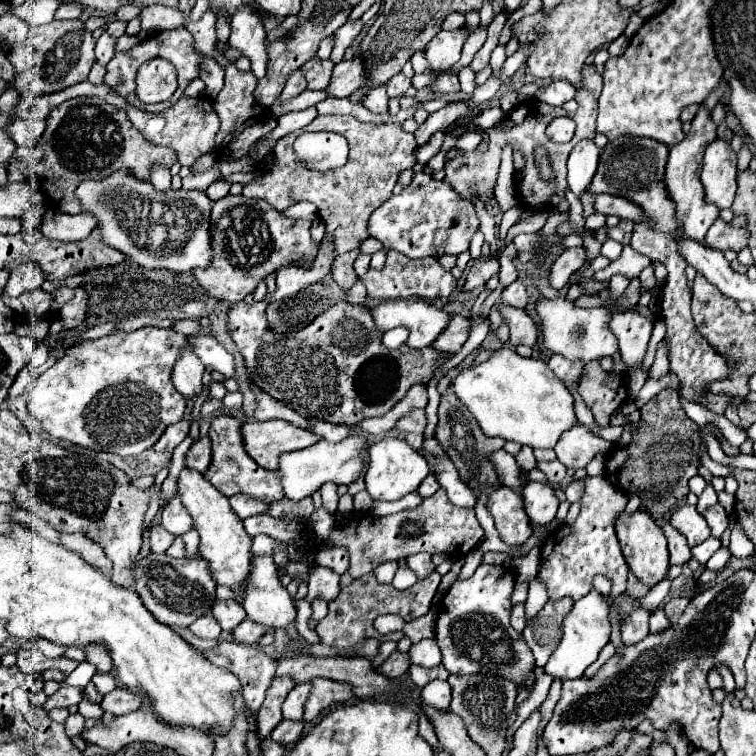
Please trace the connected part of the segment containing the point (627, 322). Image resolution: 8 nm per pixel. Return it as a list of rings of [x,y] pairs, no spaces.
[[[626,311],[612,315],[610,329],[618,337],[620,355],[626,365],[638,365],[644,359],[654,321],[638,311]]]

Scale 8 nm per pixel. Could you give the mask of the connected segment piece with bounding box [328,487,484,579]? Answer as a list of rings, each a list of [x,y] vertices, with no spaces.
[[[440,487],[432,497],[424,499],[424,503],[414,511],[400,511],[388,517],[374,517],[368,511],[358,513],[354,511],[348,515],[340,525],[336,525],[330,533],[330,545],[342,545],[350,553],[350,575],[362,577],[374,571],[380,563],[386,561],[400,561],[414,553],[462,553],[466,555],[472,551],[484,535],[474,509],[462,509],[450,503],[446,491]]]

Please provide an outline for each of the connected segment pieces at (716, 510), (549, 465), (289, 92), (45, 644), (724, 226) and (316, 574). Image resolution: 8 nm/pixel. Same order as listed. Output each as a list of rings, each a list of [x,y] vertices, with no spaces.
[[[716,503],[714,507],[708,507],[706,513],[702,513],[704,519],[708,521],[708,527],[712,531],[714,537],[722,537],[722,533],[726,531],[728,527],[728,515],[724,511],[724,507],[720,503]]]
[[[558,459],[554,461],[538,461],[538,469],[546,473],[548,481],[554,485],[554,483],[572,483],[576,481],[574,477],[568,477],[566,475],[566,467],[562,467],[562,463]]]
[[[296,69],[296,71],[286,79],[286,87],[284,87],[282,95],[280,95],[280,101],[300,95],[304,89],[306,89],[306,75],[304,75],[302,69]]]
[[[34,639],[36,647],[46,655],[46,657],[62,657],[66,653],[66,647],[62,645],[56,645],[56,643],[50,643],[48,639]]]
[[[720,217],[712,223],[712,227],[708,229],[706,237],[704,237],[704,245],[710,249],[734,249],[740,251],[748,245],[748,235],[744,227],[728,227],[728,223],[724,223]]]
[[[312,567],[310,569],[310,591],[308,591],[308,603],[316,601],[316,599],[324,599],[324,601],[334,601],[340,595],[340,575],[334,573],[332,569],[326,567]]]

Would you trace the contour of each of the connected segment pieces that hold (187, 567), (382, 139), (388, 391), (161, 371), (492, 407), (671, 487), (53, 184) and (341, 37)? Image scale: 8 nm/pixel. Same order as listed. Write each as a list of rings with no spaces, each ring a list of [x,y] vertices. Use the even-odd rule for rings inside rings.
[[[150,553],[138,561],[134,573],[138,575],[136,593],[140,595],[146,609],[164,625],[188,627],[198,617],[210,613],[212,605],[216,603],[216,579],[212,577],[208,561],[202,557],[172,559],[164,553]]]
[[[318,115],[310,125],[304,129],[290,133],[288,137],[280,139],[274,147],[274,159],[266,165],[260,165],[254,171],[254,181],[244,185],[244,197],[258,197],[266,199],[278,211],[284,211],[300,201],[310,201],[318,207],[320,219],[326,223],[326,233],[334,235],[336,255],[344,255],[360,247],[364,239],[370,237],[368,233],[368,217],[370,213],[392,195],[396,185],[398,173],[404,169],[412,169],[416,163],[414,151],[418,149],[416,139],[412,133],[406,133],[400,123],[396,125],[368,125],[360,123],[350,115]],[[304,131],[334,131],[348,139],[350,143],[350,157],[344,167],[330,169],[330,171],[314,171],[306,169],[302,163],[294,159],[294,139],[298,133]]]
[[[244,301],[234,303],[228,309],[228,333],[236,343],[238,351],[244,355],[246,369],[250,371],[254,383],[274,399],[298,411],[300,415],[312,417],[316,421],[328,421],[334,425],[354,425],[366,417],[382,417],[400,399],[404,399],[404,395],[412,385],[428,383],[434,371],[442,365],[444,357],[448,359],[452,357],[452,353],[444,353],[434,347],[424,347],[424,349],[412,349],[408,345],[400,345],[398,349],[384,347],[382,333],[376,329],[374,319],[366,307],[336,303],[324,313],[320,313],[306,329],[288,337],[268,331],[264,309],[266,309],[264,301],[252,305],[246,305]]]
[[[142,327],[132,333],[112,333],[74,345],[66,349],[62,359],[40,375],[32,389],[28,411],[40,421],[42,429],[52,439],[64,439],[92,451],[110,451],[120,457],[138,455],[150,449],[170,423],[184,417],[186,399],[174,389],[170,373],[180,359],[186,341],[188,337],[176,333],[174,329]]]
[[[502,347],[486,361],[460,371],[452,379],[460,403],[474,415],[486,437],[502,437],[528,447],[552,449],[560,435],[576,425],[574,397],[542,359],[520,357]]]
[[[676,391],[658,393],[640,409],[640,413],[642,417],[632,433],[632,443],[626,447],[614,445],[606,453],[604,477],[622,493],[638,495],[640,509],[658,521],[688,495],[688,481],[698,475],[700,451],[706,449],[706,441],[700,437],[700,427],[686,417]]]
[[[76,97],[64,101],[48,115],[48,127],[38,147],[28,153],[24,163],[28,173],[36,175],[36,179],[42,183],[42,191],[50,197],[50,201],[60,211],[76,215],[82,207],[74,191],[84,179],[104,179],[106,175],[128,167],[132,175],[148,181],[152,163],[170,167],[174,159],[174,151],[144,139],[144,135],[128,119],[126,111],[108,105],[98,97]]]
[[[358,19],[358,21],[348,21],[346,25],[342,25],[336,33],[334,33],[334,39],[336,39],[336,45],[334,45],[334,51],[332,51],[332,61],[334,64],[340,63],[344,59],[344,51],[350,47],[350,43],[354,41],[354,37],[362,31],[364,23]]]

